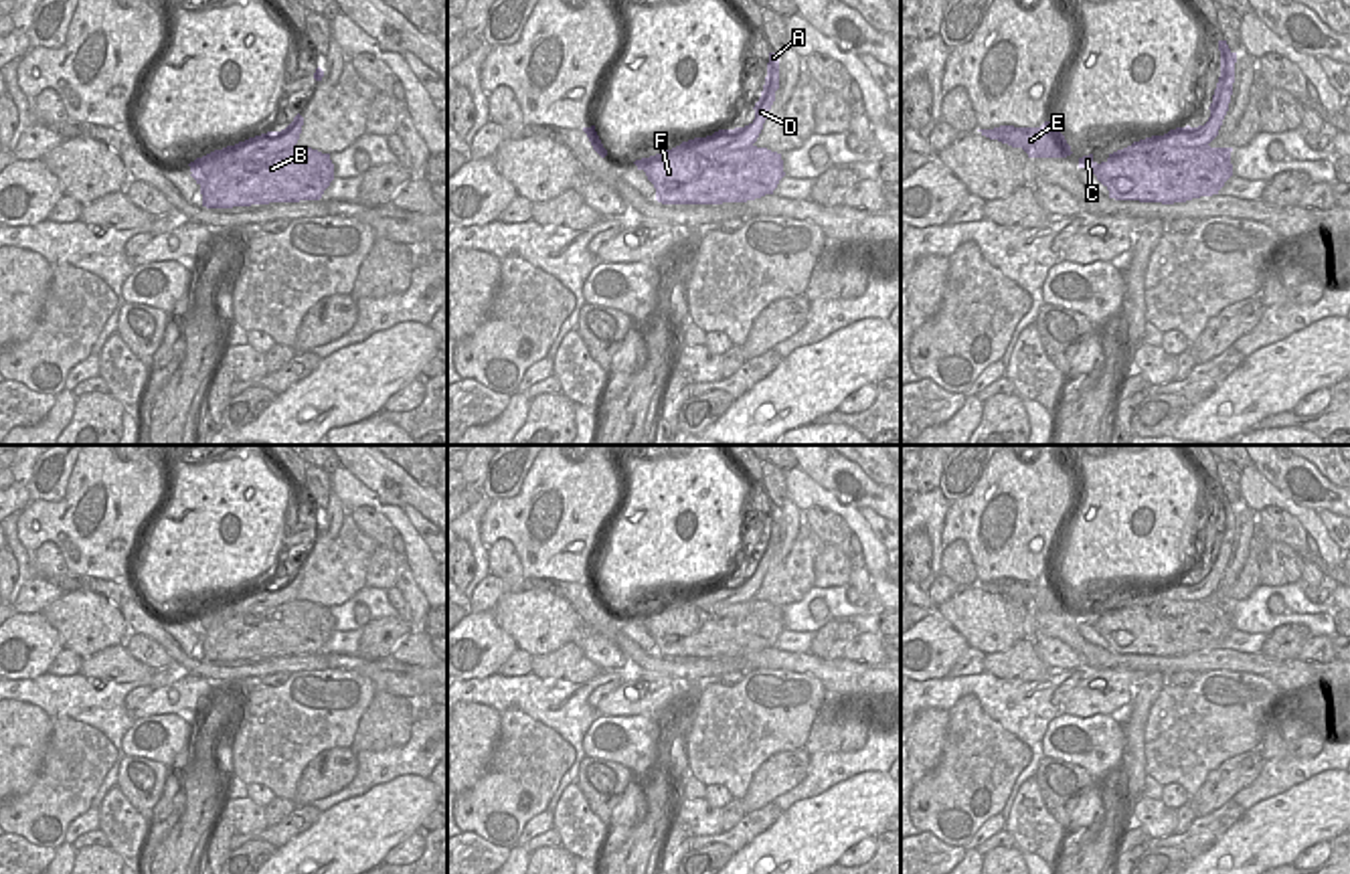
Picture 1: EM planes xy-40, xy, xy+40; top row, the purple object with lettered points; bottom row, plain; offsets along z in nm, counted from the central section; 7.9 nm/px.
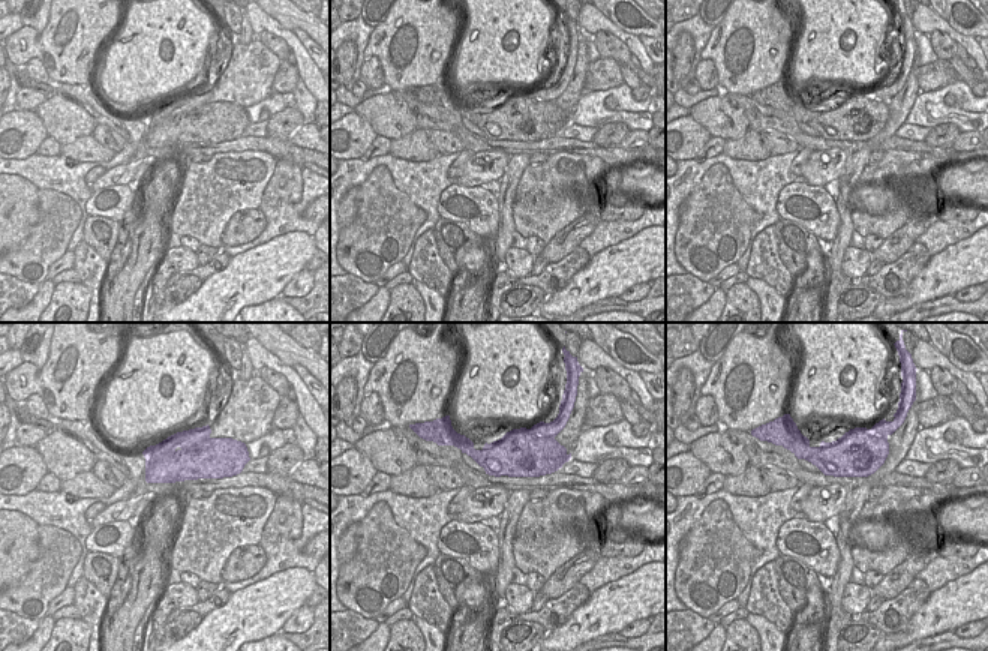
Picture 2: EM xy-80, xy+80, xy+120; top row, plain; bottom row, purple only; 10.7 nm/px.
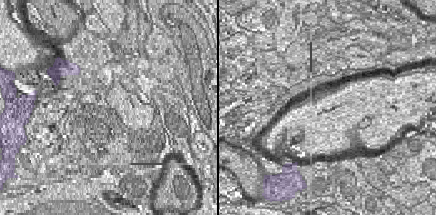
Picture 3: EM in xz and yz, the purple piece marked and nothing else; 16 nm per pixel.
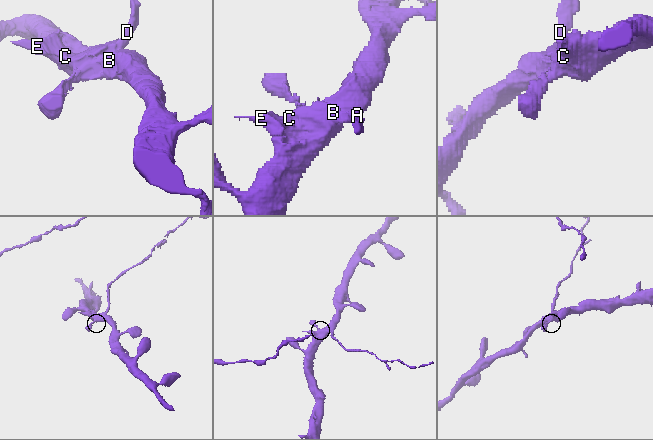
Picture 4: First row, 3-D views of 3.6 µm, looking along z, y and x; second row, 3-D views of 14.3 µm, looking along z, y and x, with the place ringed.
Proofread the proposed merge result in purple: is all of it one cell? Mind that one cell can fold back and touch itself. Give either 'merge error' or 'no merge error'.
merge error

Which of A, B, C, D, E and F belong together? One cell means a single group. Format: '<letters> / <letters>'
A D / B C E F

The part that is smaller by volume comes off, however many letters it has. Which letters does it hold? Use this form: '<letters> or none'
A, D

